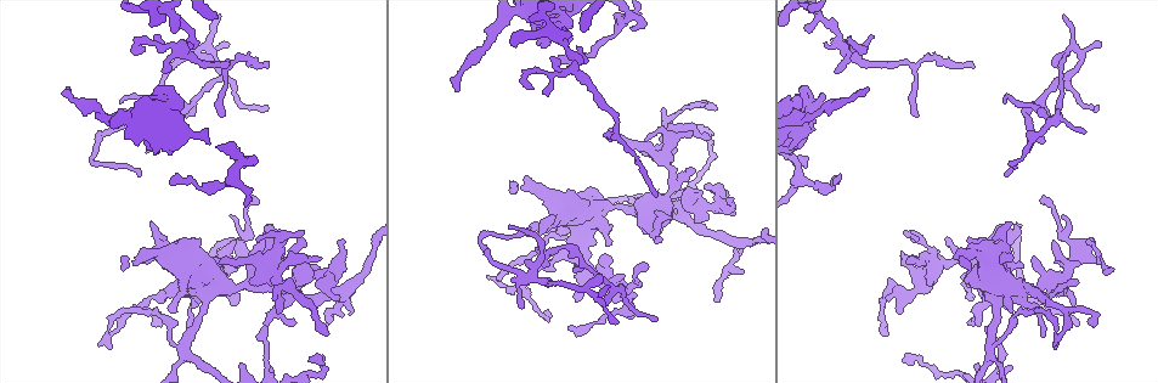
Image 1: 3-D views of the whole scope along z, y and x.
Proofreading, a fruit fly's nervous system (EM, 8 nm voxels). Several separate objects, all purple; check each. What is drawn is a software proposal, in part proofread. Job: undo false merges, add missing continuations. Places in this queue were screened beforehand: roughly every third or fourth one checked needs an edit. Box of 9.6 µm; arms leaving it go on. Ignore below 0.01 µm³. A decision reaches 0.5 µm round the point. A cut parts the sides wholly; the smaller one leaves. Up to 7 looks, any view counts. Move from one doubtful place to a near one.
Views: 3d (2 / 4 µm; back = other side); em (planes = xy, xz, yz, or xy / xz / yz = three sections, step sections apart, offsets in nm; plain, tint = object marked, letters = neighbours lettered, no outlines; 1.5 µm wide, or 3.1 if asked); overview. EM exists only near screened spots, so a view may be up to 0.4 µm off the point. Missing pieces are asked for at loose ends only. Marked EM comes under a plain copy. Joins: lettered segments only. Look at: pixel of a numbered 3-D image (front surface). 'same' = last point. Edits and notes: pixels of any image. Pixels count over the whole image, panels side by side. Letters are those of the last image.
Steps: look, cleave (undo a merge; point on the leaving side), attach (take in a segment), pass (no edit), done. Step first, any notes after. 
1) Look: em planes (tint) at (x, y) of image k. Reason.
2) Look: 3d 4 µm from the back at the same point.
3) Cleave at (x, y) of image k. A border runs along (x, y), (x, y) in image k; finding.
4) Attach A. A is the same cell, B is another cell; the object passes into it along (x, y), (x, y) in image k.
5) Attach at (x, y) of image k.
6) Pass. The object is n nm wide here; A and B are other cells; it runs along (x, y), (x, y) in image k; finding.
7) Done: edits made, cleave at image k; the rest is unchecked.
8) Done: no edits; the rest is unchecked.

Look: em xy step 8 (letters) at (318, 266) of image 1. Three-way junction.

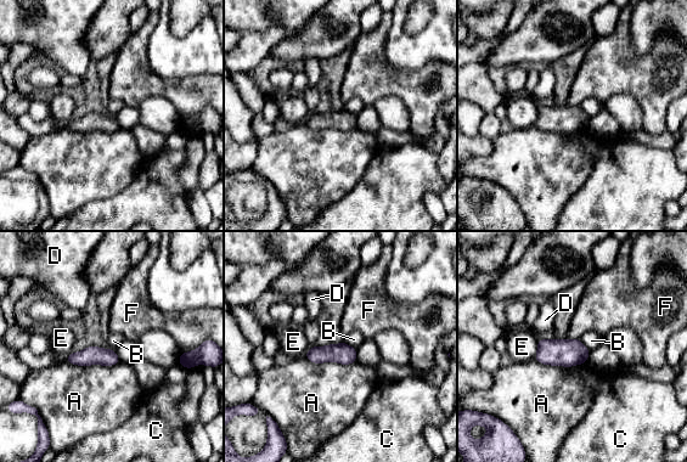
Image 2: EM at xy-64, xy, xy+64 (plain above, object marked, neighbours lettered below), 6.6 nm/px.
Look: em planes (letters) at the same point. Cut it another way.

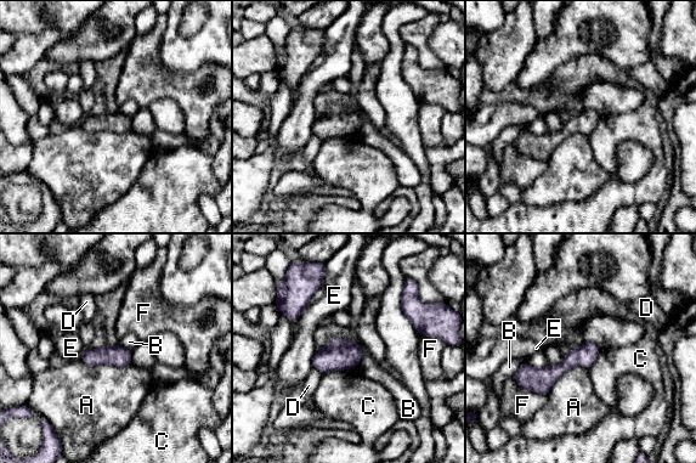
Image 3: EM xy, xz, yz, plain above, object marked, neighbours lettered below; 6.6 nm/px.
Pass. The object is 140 nm wide here; A, B, C, D, E and F are other cells; none of them fits.

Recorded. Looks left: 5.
Look: em yz step 8 (tint) at (916, 115) of image 1.

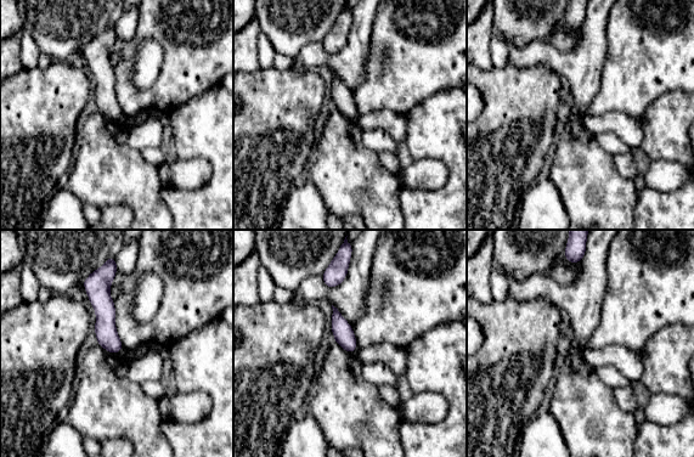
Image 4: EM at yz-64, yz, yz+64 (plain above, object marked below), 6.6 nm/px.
Look: em yz step 8 (letters) at the same point.

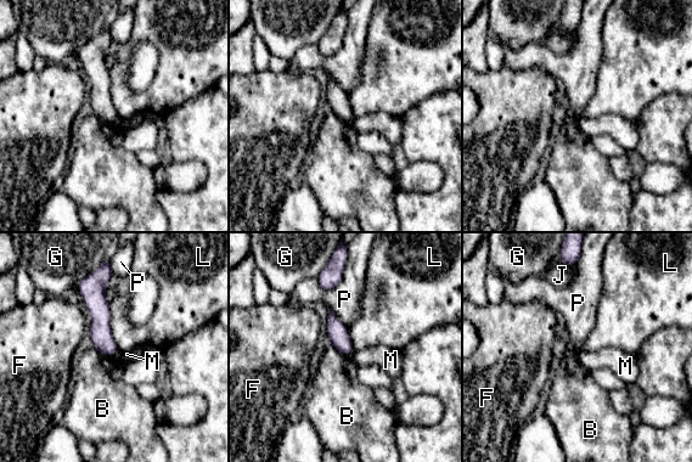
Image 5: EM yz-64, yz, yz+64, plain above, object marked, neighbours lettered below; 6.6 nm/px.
Pass. B, F, G, J, L, M and P are other cells; no lettered segment goes on from it.

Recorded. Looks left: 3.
Look: em xy step 8 (tint) at (1098, 44) of image 1. Branch stops here.

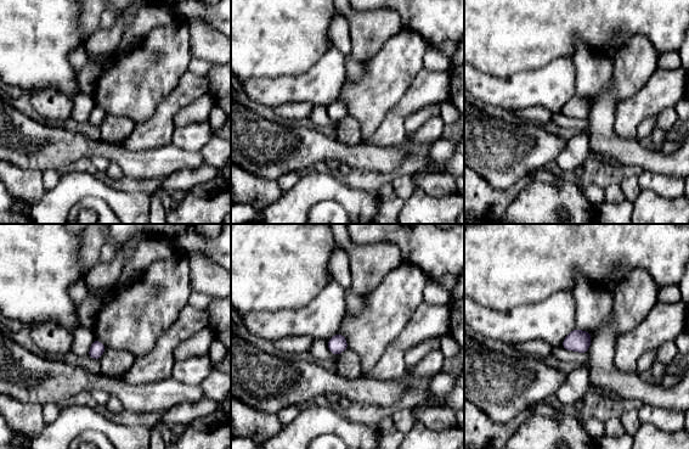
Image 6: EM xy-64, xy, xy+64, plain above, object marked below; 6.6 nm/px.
Look: em planes (tint) at the same point. Another direction.

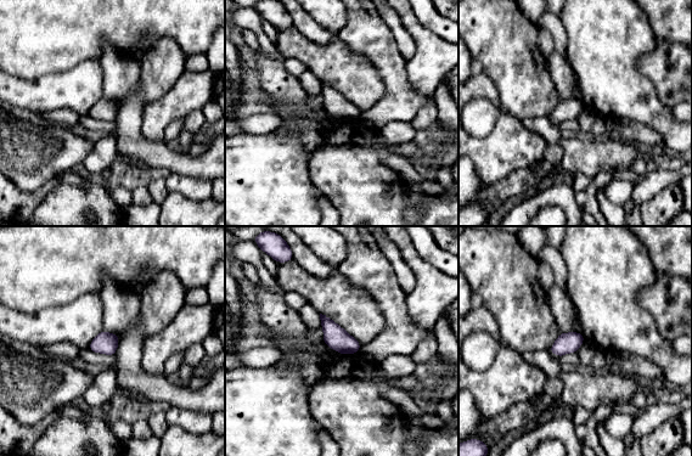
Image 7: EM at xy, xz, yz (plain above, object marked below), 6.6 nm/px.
Look: em planes (letters) at the same point. What lies round it.

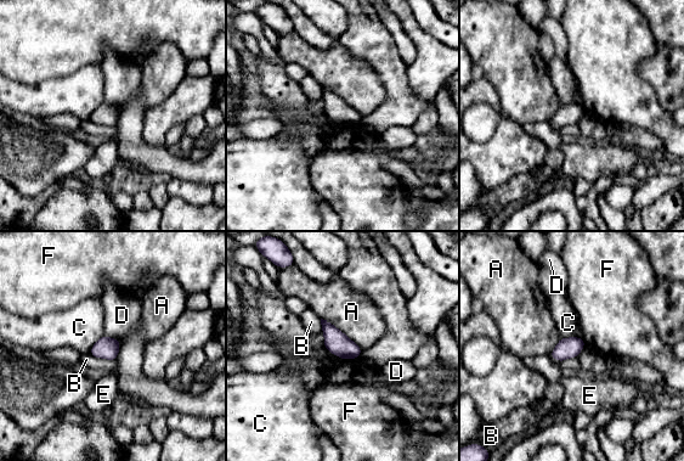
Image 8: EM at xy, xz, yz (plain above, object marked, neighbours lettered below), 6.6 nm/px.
Pass. The object is 140 nm wide here; A, B, C, D, E and F are other cells; a border runs along (342, 358), (346, 359) in image 8; none of them fits.

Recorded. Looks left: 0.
Done: no edits; the rest is unchecked.

